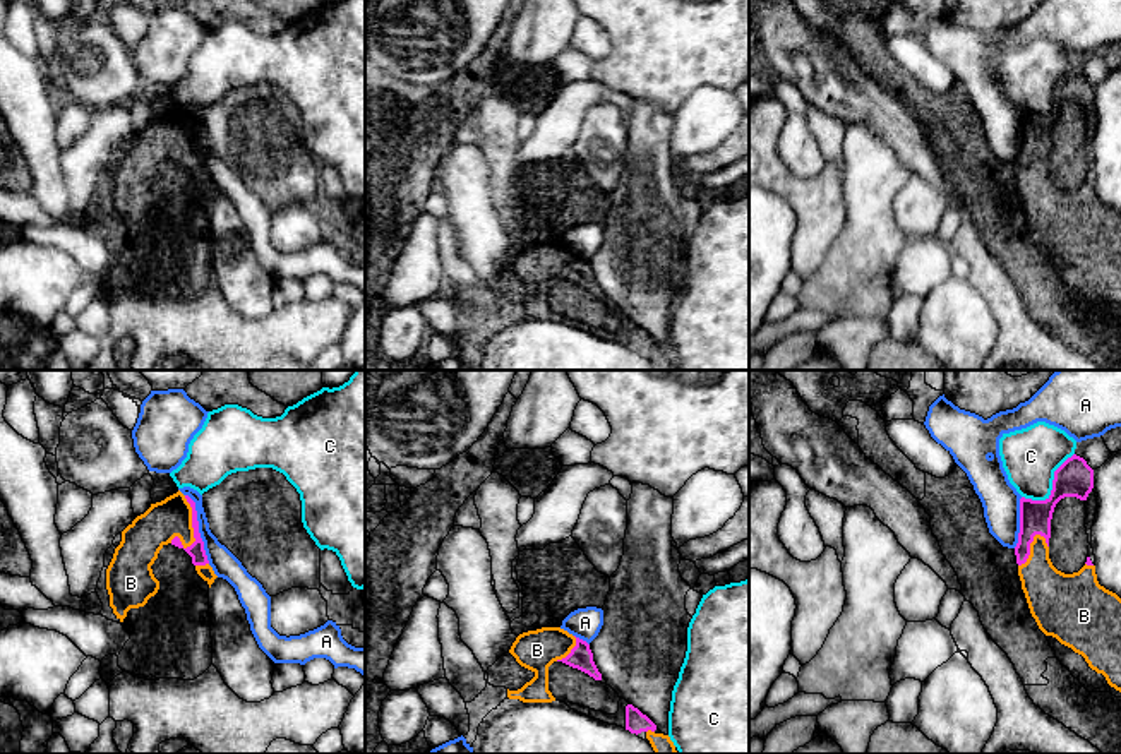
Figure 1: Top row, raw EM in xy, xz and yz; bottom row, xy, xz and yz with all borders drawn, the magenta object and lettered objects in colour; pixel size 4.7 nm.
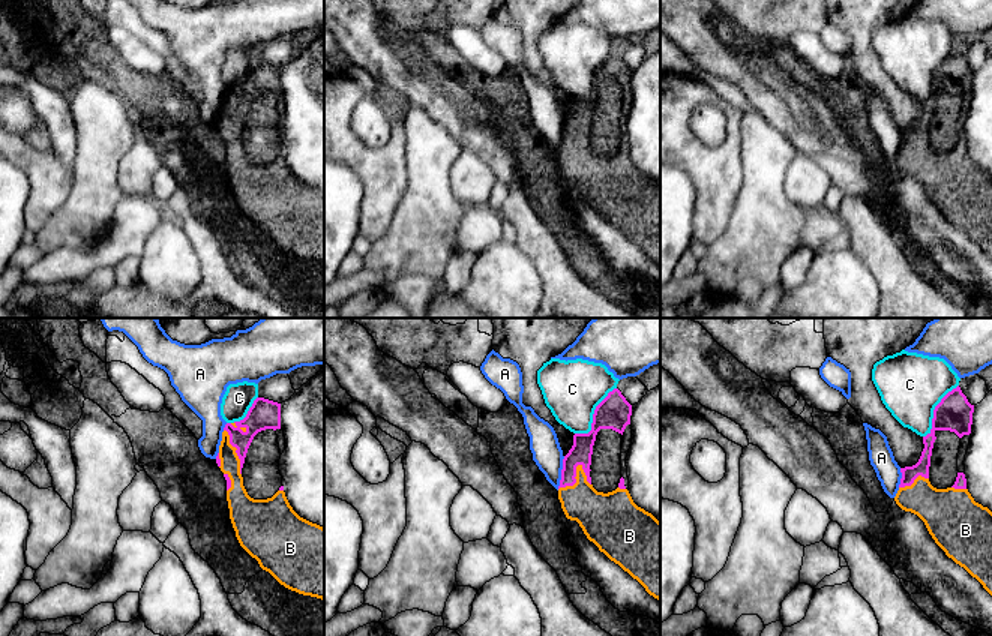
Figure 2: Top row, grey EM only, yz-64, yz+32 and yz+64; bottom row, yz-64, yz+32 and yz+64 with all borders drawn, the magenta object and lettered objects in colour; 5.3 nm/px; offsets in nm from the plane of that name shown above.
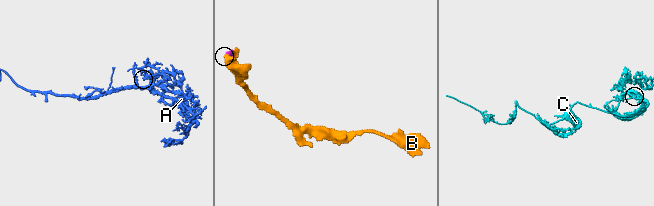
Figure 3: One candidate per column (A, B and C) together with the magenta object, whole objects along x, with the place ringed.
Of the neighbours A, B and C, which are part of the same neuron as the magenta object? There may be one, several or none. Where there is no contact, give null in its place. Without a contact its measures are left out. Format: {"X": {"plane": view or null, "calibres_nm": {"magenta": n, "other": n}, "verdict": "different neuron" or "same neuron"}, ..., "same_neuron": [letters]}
{"A": {"plane": "xy", "calibres_nm": {"magenta": 80, "other": 120}, "verdict": "different neuron"}, "B": {"plane": "xy", "calibres_nm": {"magenta": 80, "other": 190}, "verdict": "same neuron"}, "C": {"plane": "yz", "calibres_nm": {"magenta": 180, "other": 260}, "verdict": "different neuron"}, "same_neuron": ["B"]}

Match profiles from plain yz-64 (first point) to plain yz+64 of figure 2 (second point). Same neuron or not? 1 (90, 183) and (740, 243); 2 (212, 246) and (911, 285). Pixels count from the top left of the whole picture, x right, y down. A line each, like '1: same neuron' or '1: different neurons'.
1: same neuron
2: same neuron

